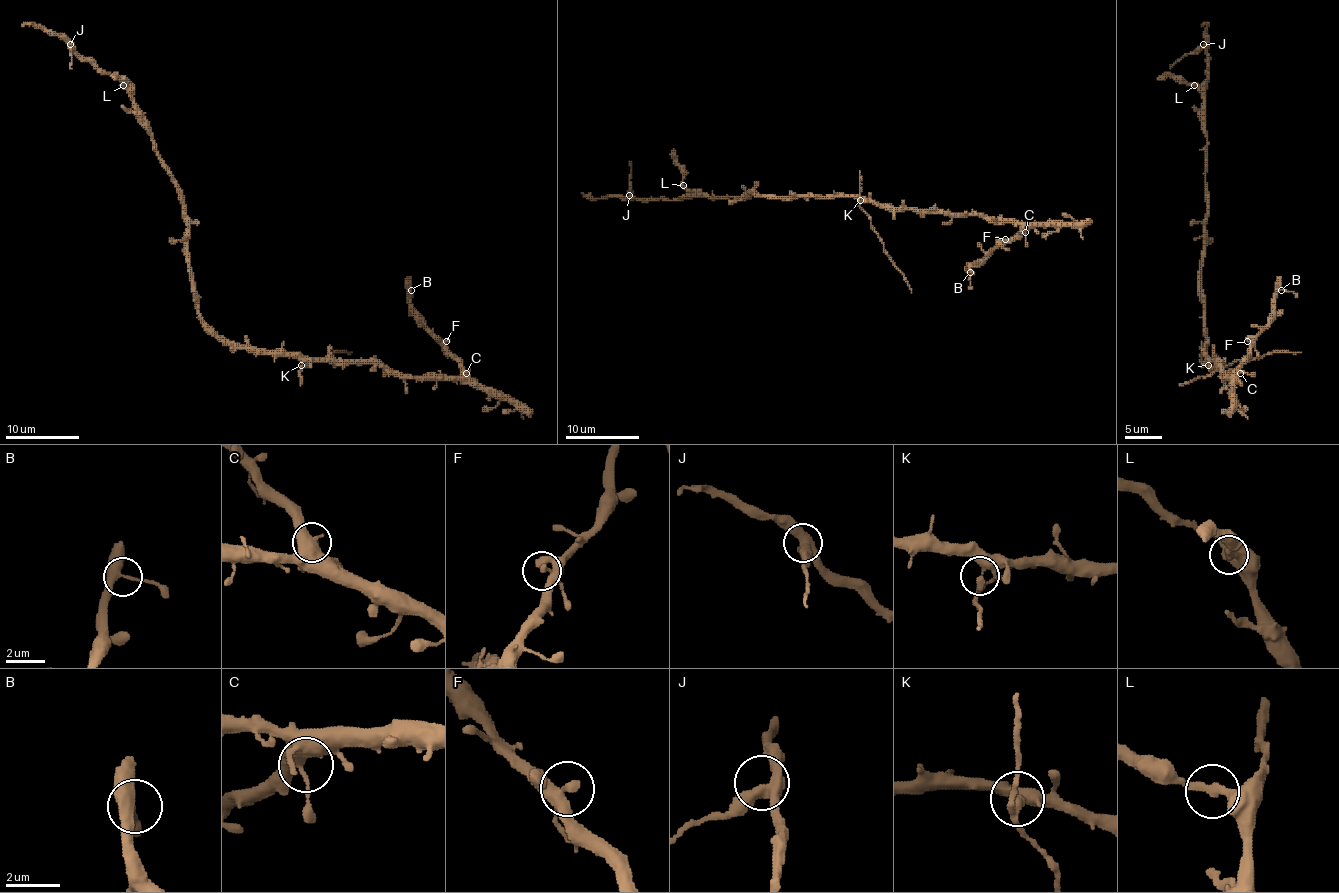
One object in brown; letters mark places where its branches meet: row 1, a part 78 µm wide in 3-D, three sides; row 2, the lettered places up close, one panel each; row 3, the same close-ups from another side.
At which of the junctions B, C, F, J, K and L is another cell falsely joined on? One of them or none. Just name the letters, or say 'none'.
K

